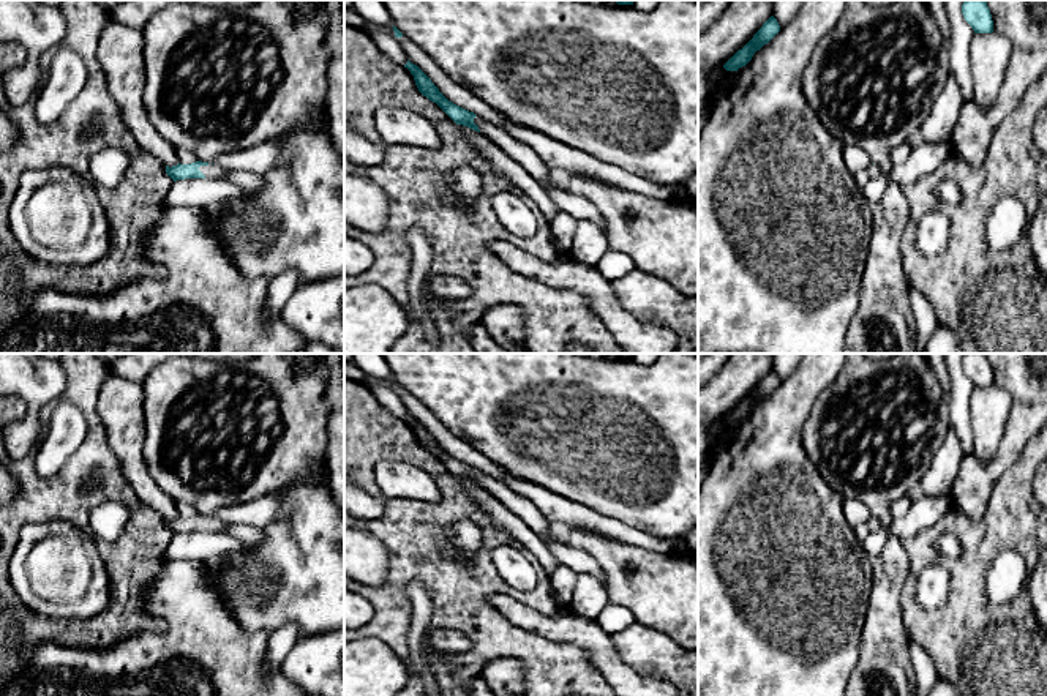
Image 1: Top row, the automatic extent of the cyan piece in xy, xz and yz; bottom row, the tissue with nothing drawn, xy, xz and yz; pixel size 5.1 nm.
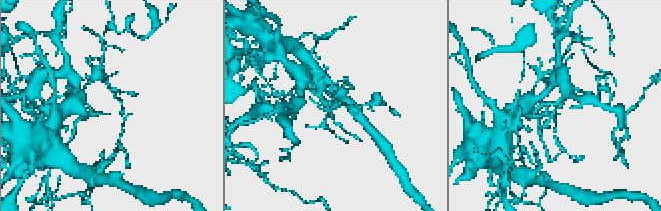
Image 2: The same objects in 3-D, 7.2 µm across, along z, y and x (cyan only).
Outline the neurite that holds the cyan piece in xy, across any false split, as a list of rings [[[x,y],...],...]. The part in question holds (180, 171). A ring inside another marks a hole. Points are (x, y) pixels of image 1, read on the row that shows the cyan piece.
[[[196,161],[191,164],[177,164],[177,166],[166,166],[166,174],[174,180],[185,180],[185,178],[221,178],[224,174],[227,174],[229,170],[215,166],[215,164],[208,164],[208,163],[202,163],[202,161]]]

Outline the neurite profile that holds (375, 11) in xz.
[[[354,0],[354,9],[373,25],[392,25],[392,17],[382,0]]]

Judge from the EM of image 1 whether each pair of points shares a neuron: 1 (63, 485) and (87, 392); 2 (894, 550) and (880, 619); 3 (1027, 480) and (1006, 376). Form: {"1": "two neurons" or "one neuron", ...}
{"1": "one neuron", "2": "one neuron", "3": "two neurons"}

